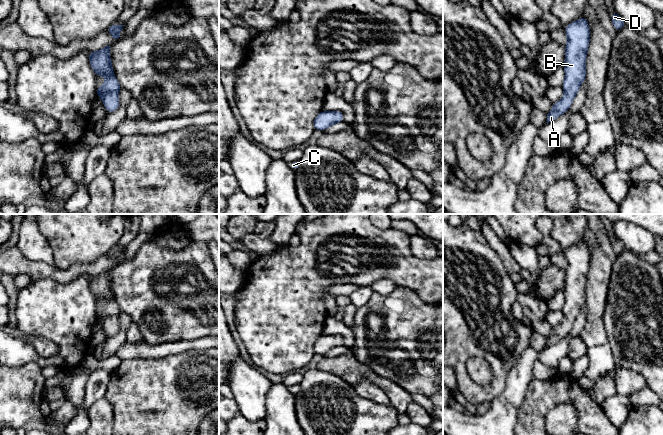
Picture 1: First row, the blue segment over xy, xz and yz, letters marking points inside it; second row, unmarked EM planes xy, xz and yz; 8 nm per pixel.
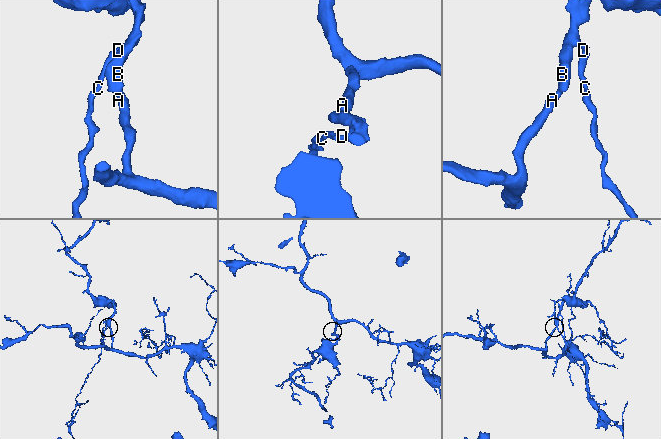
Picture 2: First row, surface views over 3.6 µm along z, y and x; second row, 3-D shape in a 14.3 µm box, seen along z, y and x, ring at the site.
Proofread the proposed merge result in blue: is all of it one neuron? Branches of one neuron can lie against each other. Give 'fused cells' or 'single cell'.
single cell

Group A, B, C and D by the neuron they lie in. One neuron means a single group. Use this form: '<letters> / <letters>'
A B C D

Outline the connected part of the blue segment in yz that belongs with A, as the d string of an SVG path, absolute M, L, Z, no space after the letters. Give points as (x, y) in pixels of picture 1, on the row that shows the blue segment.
M584 16L564 29L567 36L564 61L565 78L562 85L564 95L560 101L552 104L552 110L547 114L547 124L569 110L581 84L586 80L586 58L591 33L588 21Z

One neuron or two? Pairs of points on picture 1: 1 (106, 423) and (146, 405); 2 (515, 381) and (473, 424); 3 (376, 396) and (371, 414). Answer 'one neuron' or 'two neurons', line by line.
1: two neurons
2: one neuron
3: two neurons

